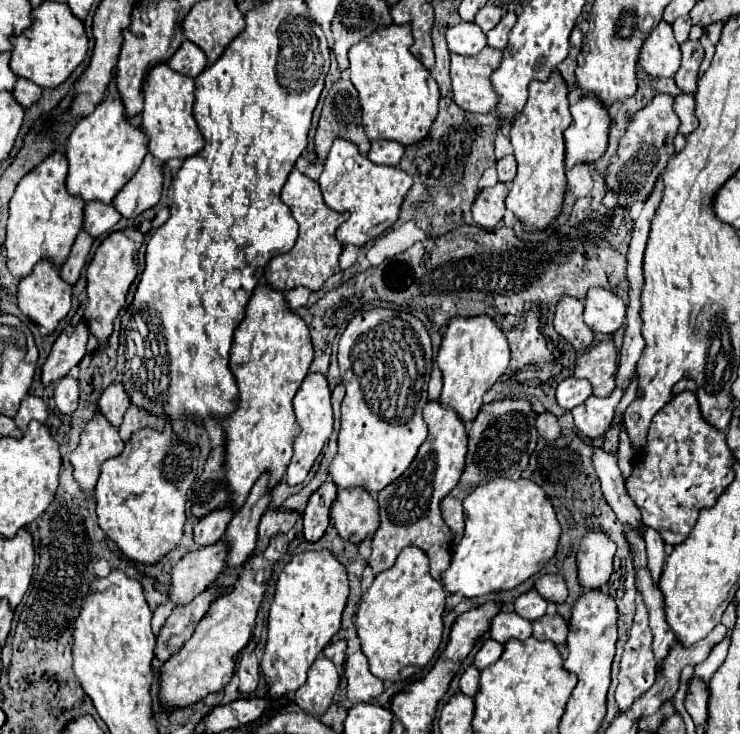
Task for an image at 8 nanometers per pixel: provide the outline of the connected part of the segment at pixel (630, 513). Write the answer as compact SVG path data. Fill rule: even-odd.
M596 449L594 451L594 469L602 481L602 493L604 493L604 497L608 497L606 501L614 509L620 523L628 523L642 531L640 511L634 507L632 499L626 493L624 479L622 479L616 459L610 453L606 453L604 449Z

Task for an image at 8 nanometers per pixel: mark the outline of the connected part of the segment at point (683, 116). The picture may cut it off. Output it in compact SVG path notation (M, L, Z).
M684 93L684 95L678 95L678 97L676 97L676 101L674 101L674 111L676 111L676 115L678 115L680 121L682 121L682 123L680 123L680 129L678 129L682 135L690 135L690 133L696 129L696 125L698 125L694 109L696 109L694 93Z

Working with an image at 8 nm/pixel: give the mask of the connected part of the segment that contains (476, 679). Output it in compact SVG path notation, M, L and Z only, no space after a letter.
M470 665L464 675L460 677L460 689L462 693L474 697L478 693L478 685L480 685L480 669L476 669L474 665Z

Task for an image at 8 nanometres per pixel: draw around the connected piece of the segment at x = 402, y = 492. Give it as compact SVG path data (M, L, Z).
M428 401L424 405L422 413L424 413L424 421L428 423L426 441L420 445L418 455L412 461L412 465L408 467L408 471L404 471L398 481L392 481L392 485L388 485L386 489L382 489L378 493L380 527L372 539L372 555L368 559L368 565L372 567L374 573L386 571L394 565L398 553L404 547L416 545L422 551L426 551L426 555L430 557L430 575L436 581L440 581L440 573L444 573L444 569L448 567L448 557L450 557L450 533L448 533L448 527L440 515L440 501L456 487L456 483L464 471L464 457L468 451L468 433L466 433L464 421L460 421L460 417L456 417L456 413L452 413L452 409L444 409L444 405L440 405L438 401Z

